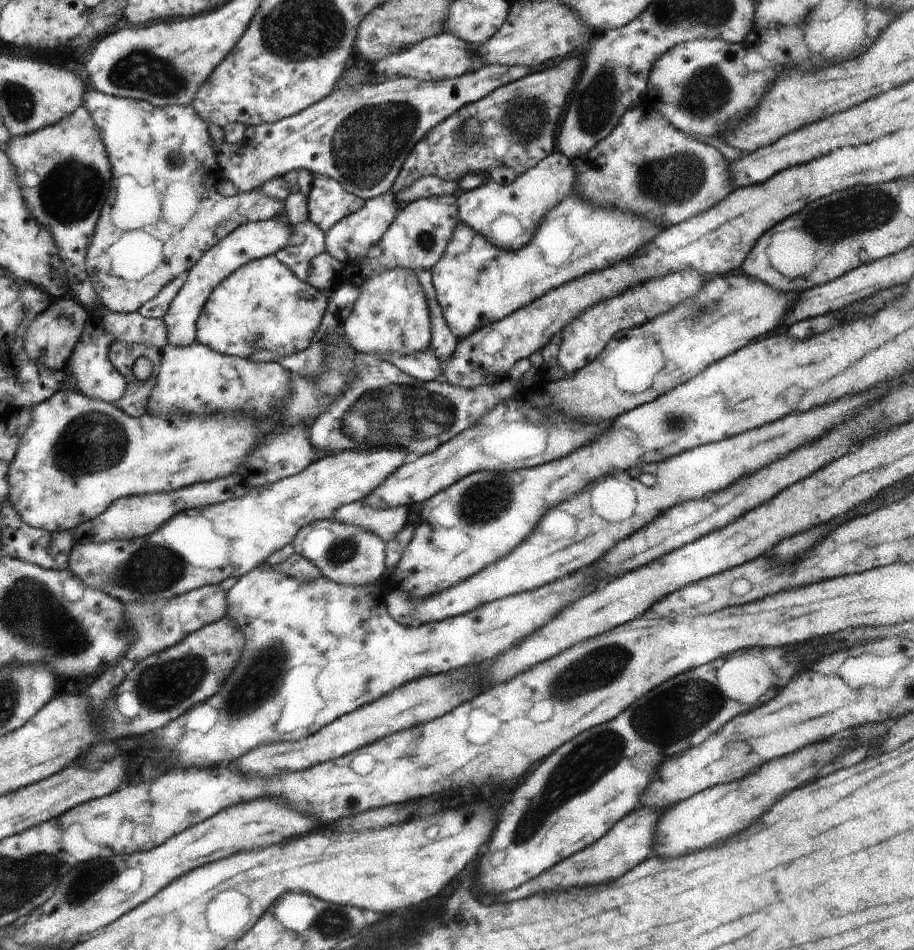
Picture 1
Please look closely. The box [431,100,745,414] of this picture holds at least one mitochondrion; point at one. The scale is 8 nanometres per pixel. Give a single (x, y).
(664, 179)

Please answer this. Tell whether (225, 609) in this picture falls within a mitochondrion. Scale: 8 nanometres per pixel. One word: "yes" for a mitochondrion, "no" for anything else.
no

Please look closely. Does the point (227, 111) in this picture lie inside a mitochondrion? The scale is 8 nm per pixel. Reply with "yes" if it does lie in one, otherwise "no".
no

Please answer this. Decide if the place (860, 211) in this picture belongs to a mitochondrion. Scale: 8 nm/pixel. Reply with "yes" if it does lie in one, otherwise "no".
yes

